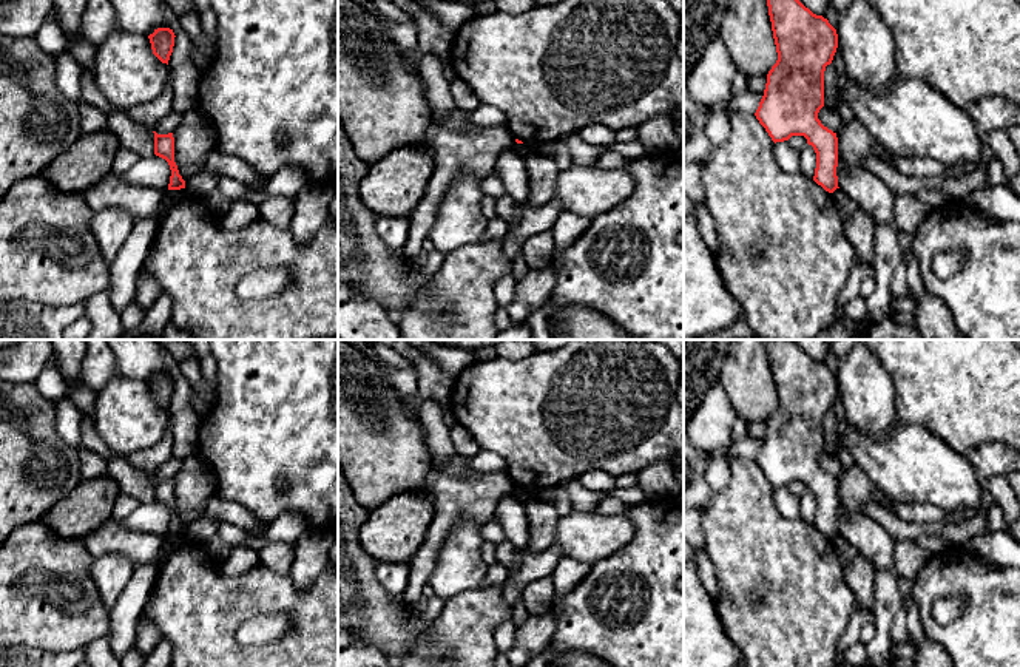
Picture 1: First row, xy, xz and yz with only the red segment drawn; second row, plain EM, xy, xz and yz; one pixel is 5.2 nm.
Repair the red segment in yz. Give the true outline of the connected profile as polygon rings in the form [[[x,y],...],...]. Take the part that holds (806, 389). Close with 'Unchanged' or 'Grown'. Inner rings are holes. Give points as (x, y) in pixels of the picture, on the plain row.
[[[764,340],[768,352],[778,406],[767,420],[764,442],[755,459],[772,486],[784,488],[792,482],[804,482],[816,499],[813,526],[826,537],[838,533],[838,483],[818,465],[824,452],[824,417],[838,394],[836,375],[822,361],[813,360],[795,340]]]. Unchanged

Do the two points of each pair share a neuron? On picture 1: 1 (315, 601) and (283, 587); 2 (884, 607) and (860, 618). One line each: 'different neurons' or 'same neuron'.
1: same neuron
2: different neurons

